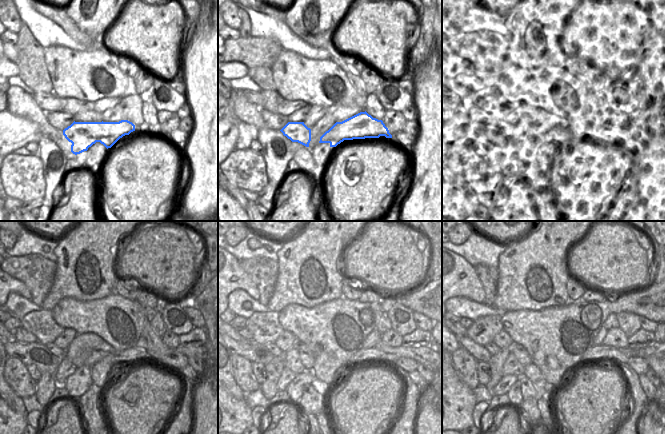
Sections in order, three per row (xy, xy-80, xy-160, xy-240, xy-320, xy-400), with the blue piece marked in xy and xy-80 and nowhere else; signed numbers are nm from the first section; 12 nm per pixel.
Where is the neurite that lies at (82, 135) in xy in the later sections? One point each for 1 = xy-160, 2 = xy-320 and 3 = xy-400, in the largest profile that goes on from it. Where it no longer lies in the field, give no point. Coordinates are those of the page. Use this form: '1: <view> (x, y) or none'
1: xy-160 (604, 131)
2: xy-320 (407, 364)
3: xy-400 (640, 365)

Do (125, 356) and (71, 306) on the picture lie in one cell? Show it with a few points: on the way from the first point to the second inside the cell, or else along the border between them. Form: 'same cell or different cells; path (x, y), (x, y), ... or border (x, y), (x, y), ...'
different cells; border (103, 339), (116, 350), (126, 350), (135, 345)

